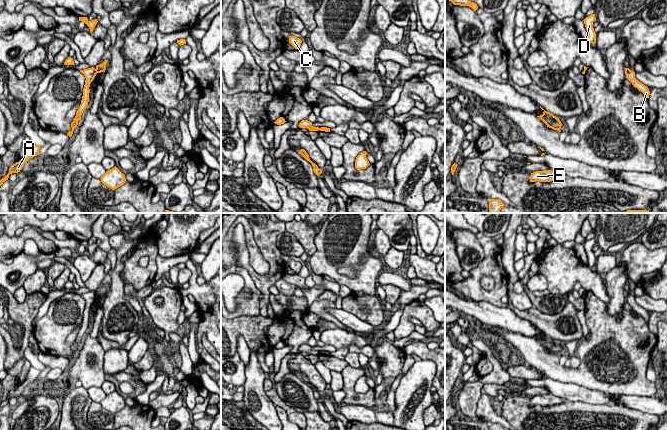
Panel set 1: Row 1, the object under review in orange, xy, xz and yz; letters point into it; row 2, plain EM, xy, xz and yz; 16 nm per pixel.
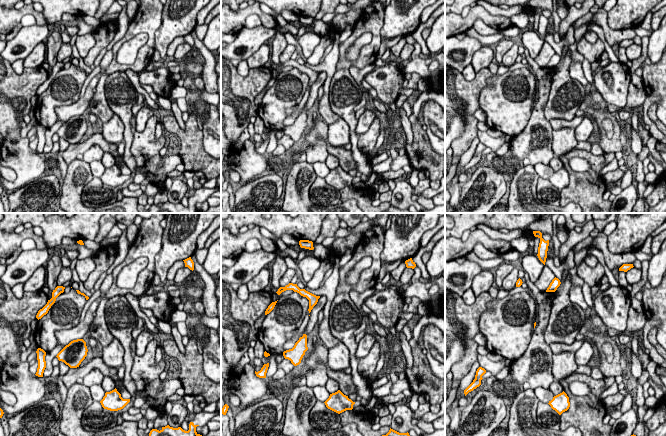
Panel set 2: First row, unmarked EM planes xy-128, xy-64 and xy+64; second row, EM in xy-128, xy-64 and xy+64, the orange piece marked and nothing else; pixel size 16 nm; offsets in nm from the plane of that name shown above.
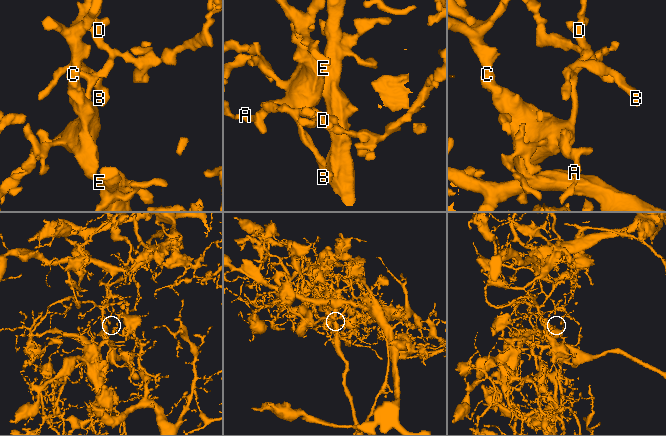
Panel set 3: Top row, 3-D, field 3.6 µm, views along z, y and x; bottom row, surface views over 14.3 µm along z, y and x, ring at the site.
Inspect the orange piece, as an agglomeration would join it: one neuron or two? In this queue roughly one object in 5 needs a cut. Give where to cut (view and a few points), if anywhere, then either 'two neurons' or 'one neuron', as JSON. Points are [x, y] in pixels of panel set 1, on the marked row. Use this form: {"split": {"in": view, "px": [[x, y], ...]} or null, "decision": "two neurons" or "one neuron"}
{"split": {"in": "xy", "px": [[95, 69], [97, 72]]}, "decision": "two neurons"}

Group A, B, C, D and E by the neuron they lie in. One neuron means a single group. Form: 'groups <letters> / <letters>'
groups A B C E / D

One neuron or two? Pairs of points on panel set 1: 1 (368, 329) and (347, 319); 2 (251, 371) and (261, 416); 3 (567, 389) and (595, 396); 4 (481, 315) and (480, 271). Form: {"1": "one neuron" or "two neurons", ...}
{"1": "one neuron", "2": "one neuron", "3": "one neuron", "4": "two neurons"}

